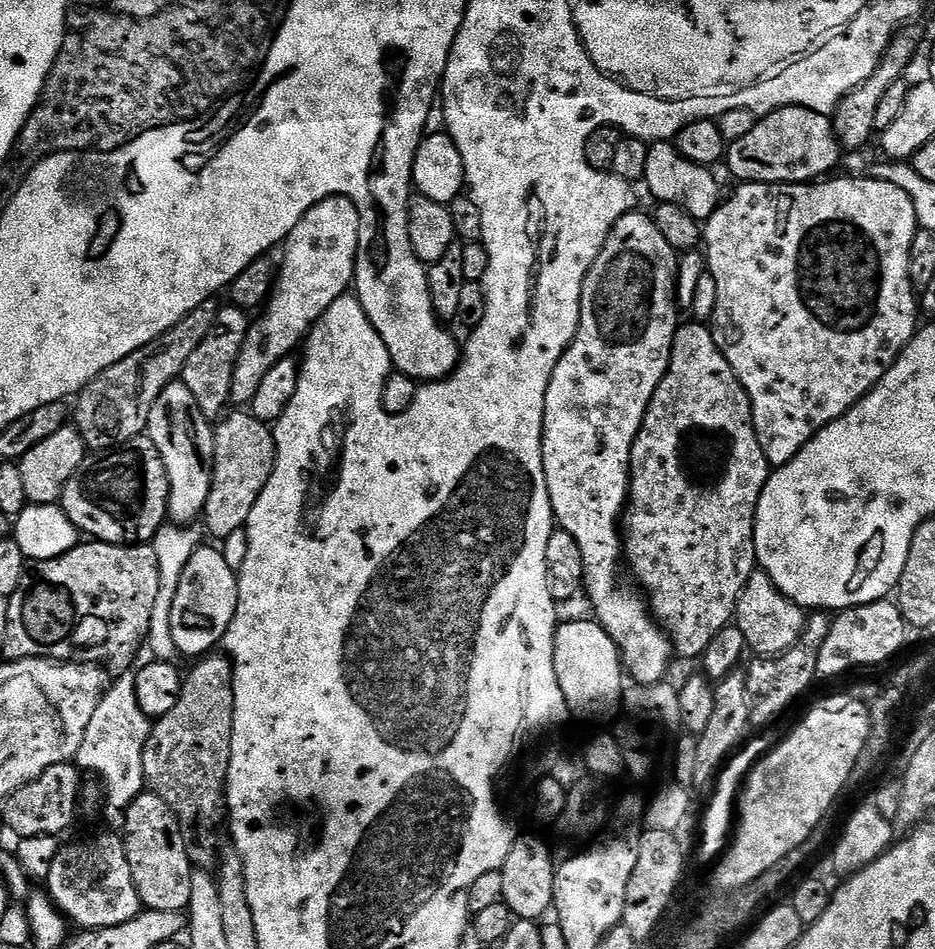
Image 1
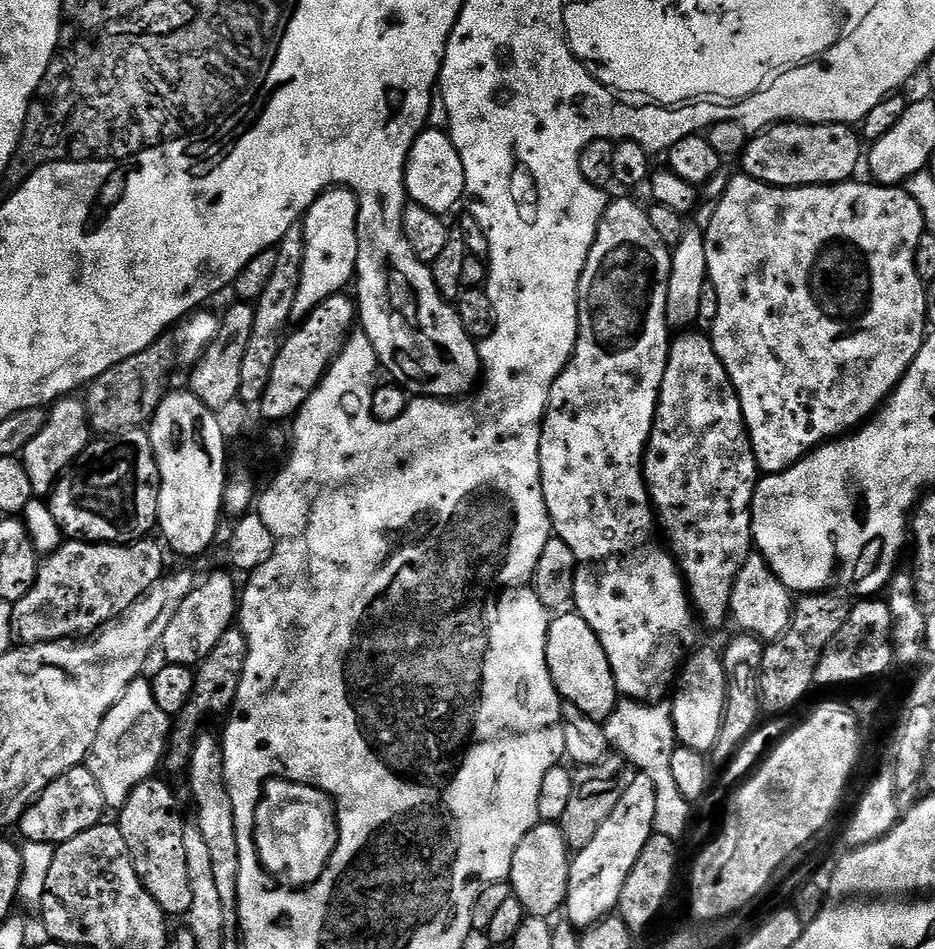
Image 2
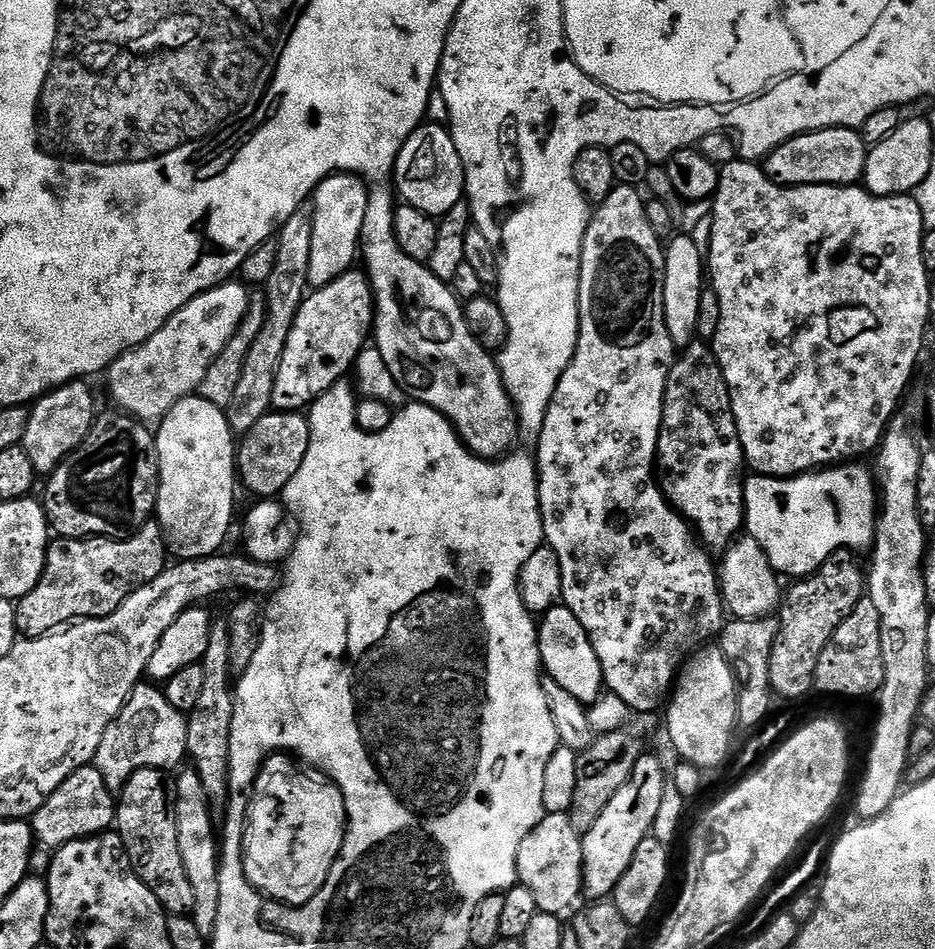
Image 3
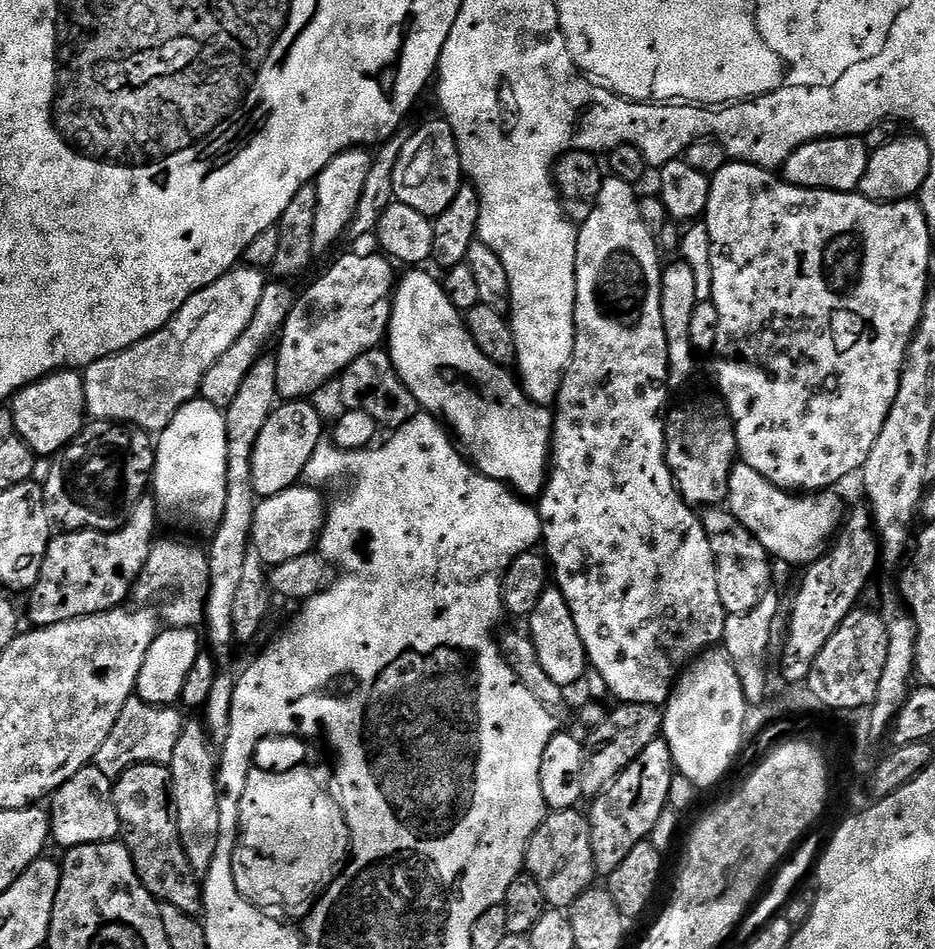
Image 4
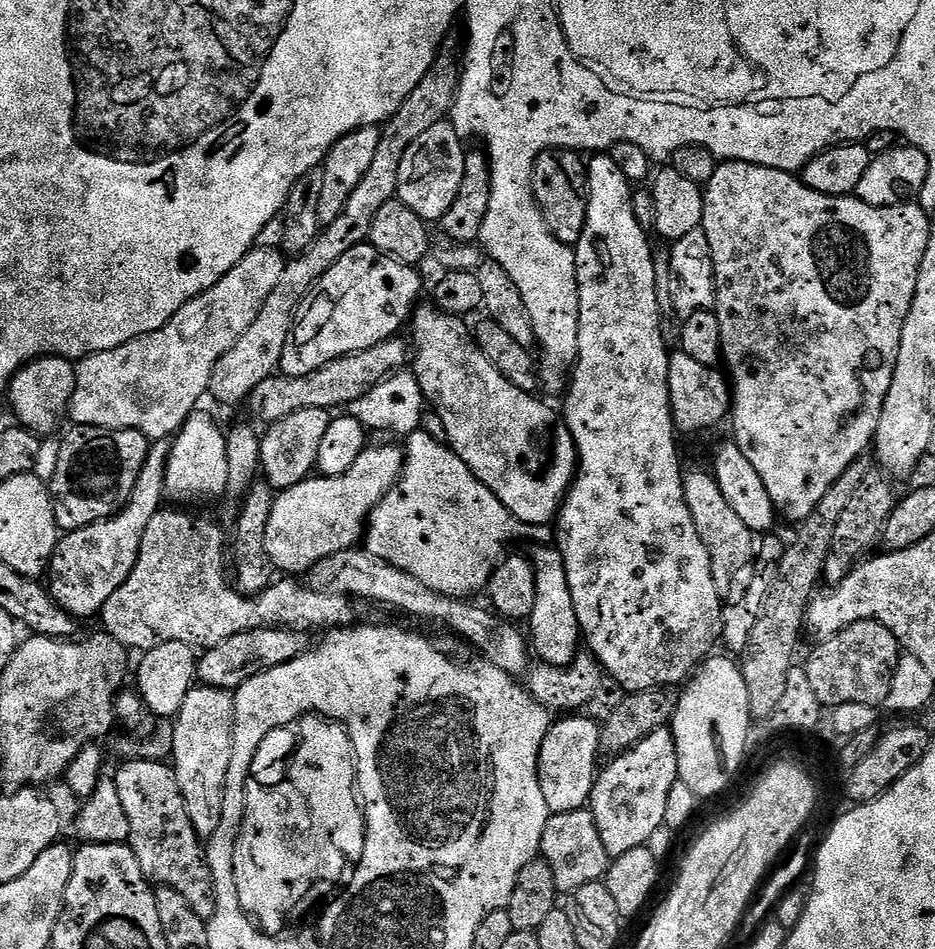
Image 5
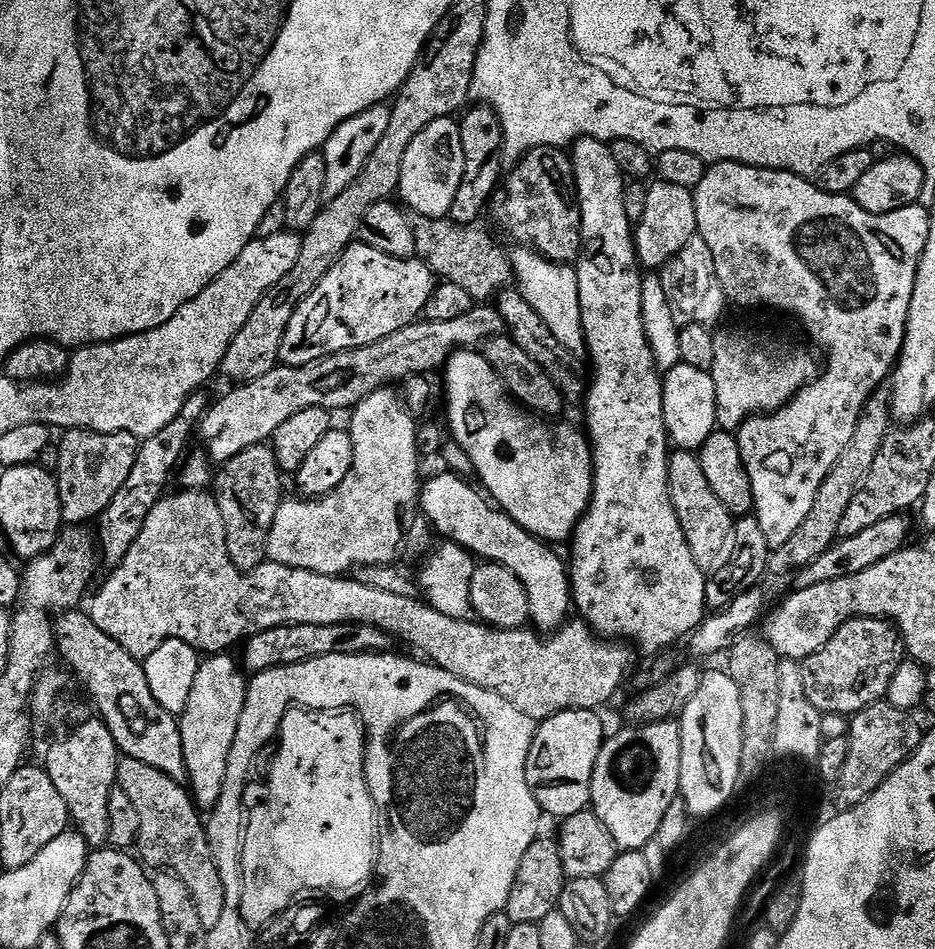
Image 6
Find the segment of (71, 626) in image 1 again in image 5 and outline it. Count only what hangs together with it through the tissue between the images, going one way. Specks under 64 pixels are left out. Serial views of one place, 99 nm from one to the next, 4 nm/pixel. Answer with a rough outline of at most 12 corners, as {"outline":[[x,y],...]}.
{"outline":[[171,439],[149,447],[115,516],[59,537],[49,596],[99,617],[161,511]]}

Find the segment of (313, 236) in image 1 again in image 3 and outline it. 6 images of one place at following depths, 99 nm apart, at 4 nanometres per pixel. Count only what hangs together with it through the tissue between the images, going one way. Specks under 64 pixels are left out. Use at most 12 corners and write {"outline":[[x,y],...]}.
{"outline":[[333,174],[314,193],[308,283],[358,260],[368,189]]}

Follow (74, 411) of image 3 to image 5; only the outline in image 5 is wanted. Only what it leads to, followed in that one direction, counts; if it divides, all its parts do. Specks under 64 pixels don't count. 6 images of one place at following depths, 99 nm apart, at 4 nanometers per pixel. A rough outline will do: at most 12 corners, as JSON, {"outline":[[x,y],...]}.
{"outline":[[40,356],[12,376],[15,423],[47,438],[68,416],[76,364]]}

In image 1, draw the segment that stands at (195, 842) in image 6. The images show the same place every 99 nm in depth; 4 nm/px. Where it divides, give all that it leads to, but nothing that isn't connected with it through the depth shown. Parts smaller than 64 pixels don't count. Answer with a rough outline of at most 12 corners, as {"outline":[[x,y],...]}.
{"outline":[[170,806],[123,809],[130,874],[147,910],[184,912],[194,871]]}

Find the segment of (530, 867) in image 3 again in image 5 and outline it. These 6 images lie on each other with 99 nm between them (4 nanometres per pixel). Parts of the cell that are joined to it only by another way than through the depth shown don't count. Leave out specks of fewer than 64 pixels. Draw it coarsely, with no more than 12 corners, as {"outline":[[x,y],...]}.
{"outline":[[588,810],[549,815],[539,855],[560,894],[608,874]]}

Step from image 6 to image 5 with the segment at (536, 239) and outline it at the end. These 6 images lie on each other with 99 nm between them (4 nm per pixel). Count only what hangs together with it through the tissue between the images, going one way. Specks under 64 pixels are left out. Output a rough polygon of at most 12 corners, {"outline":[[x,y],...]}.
{"outline":[[545,148],[532,195],[546,226],[575,246],[588,217],[588,166]]}

